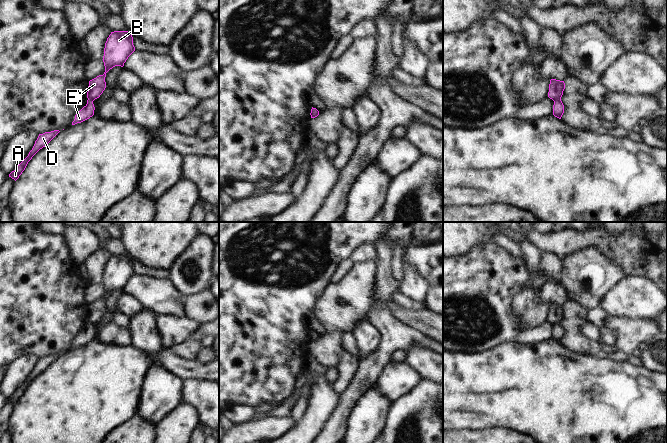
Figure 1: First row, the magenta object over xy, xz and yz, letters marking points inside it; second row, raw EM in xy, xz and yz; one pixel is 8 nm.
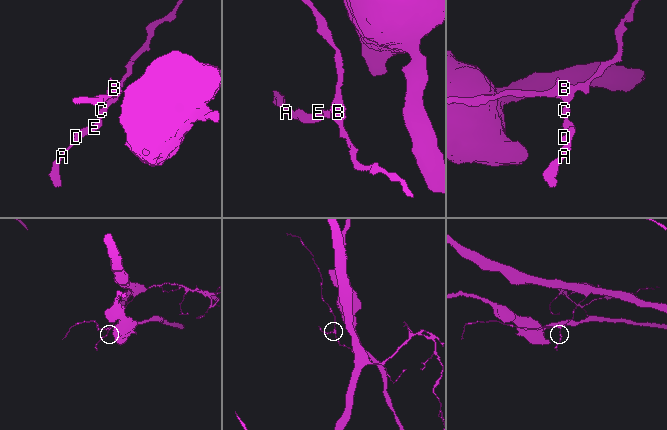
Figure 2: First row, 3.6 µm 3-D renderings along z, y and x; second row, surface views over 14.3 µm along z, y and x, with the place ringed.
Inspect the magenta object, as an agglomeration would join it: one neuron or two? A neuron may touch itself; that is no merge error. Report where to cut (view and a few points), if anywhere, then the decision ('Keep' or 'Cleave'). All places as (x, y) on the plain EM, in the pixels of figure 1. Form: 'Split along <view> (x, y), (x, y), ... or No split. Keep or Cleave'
Split along yz (560, 323), (554, 325). Cleave

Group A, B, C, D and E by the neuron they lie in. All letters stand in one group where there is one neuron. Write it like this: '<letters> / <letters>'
A D E / B C

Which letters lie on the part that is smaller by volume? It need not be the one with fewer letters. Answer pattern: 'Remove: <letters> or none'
Remove: A, D, E

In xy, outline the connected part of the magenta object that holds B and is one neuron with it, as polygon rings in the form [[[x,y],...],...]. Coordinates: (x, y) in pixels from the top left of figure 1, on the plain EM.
[[[128,255],[111,256],[104,272],[105,296],[89,305],[87,322],[94,325],[106,312],[106,297],[115,290],[124,290],[128,281],[135,275],[132,258]]]

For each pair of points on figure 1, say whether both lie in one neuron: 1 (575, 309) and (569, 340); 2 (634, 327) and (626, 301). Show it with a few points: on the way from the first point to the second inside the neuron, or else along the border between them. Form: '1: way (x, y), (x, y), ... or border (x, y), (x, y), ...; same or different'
1: way (574, 317), (572, 320), (572, 332); same
2: border (609, 314), (614, 318), (655, 318); different

